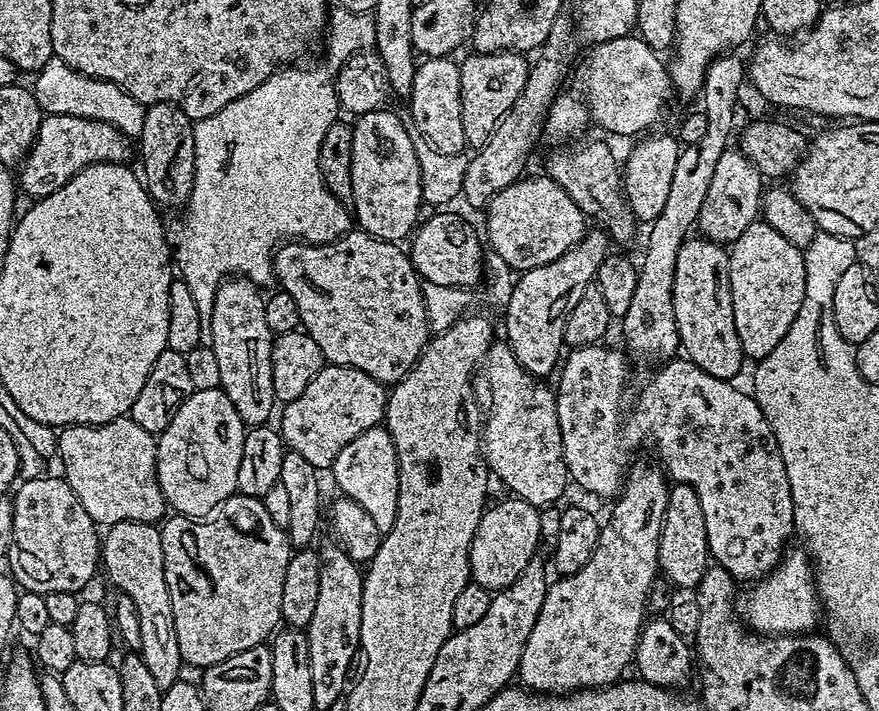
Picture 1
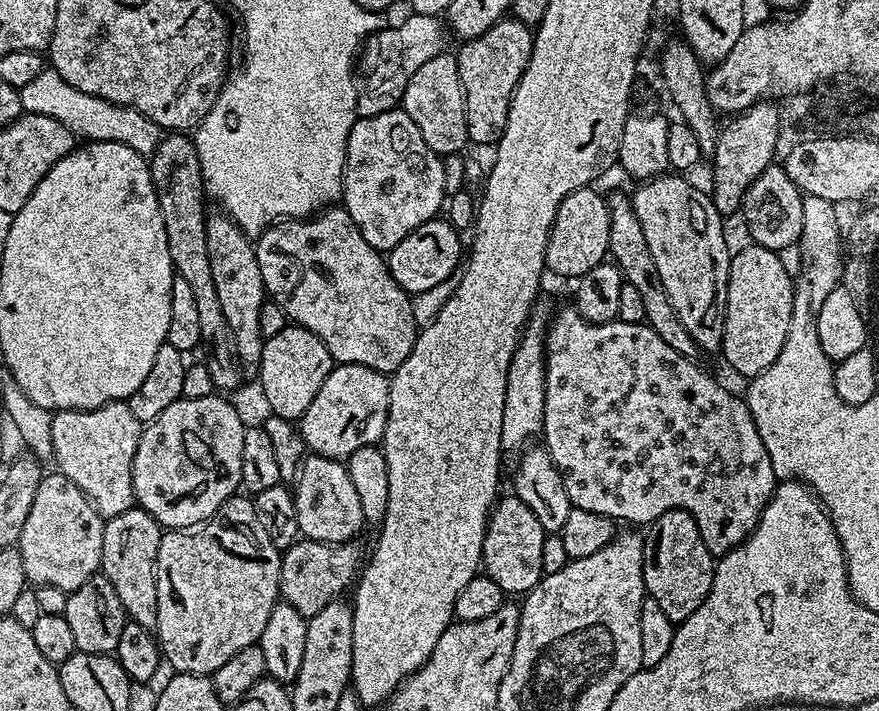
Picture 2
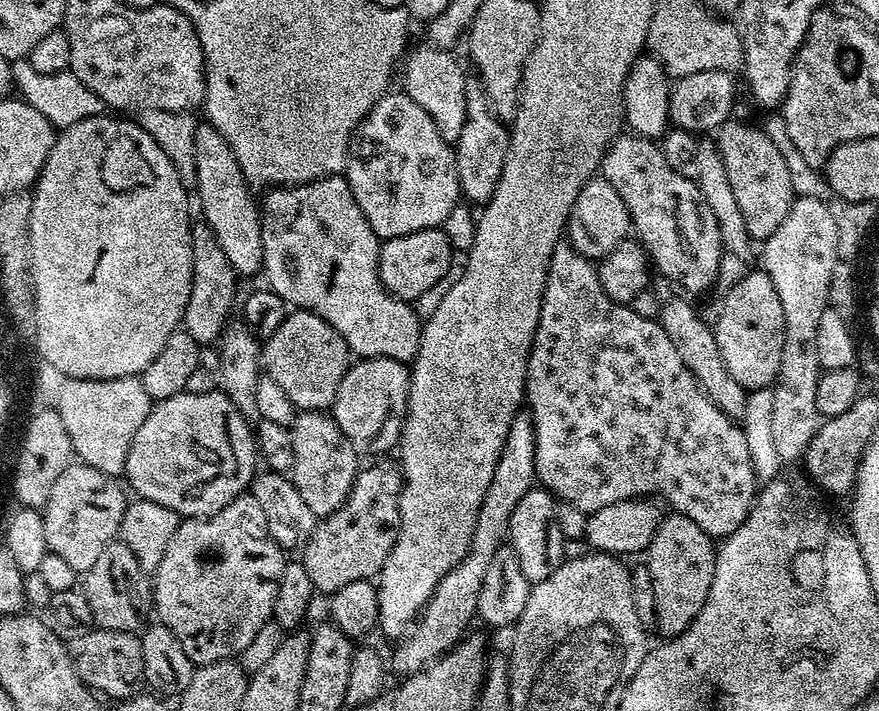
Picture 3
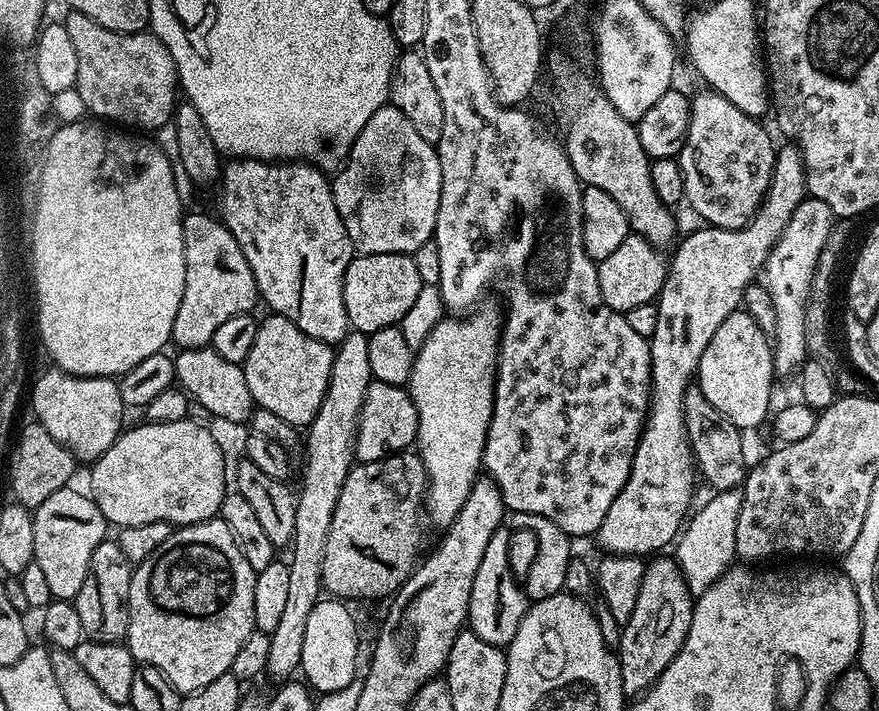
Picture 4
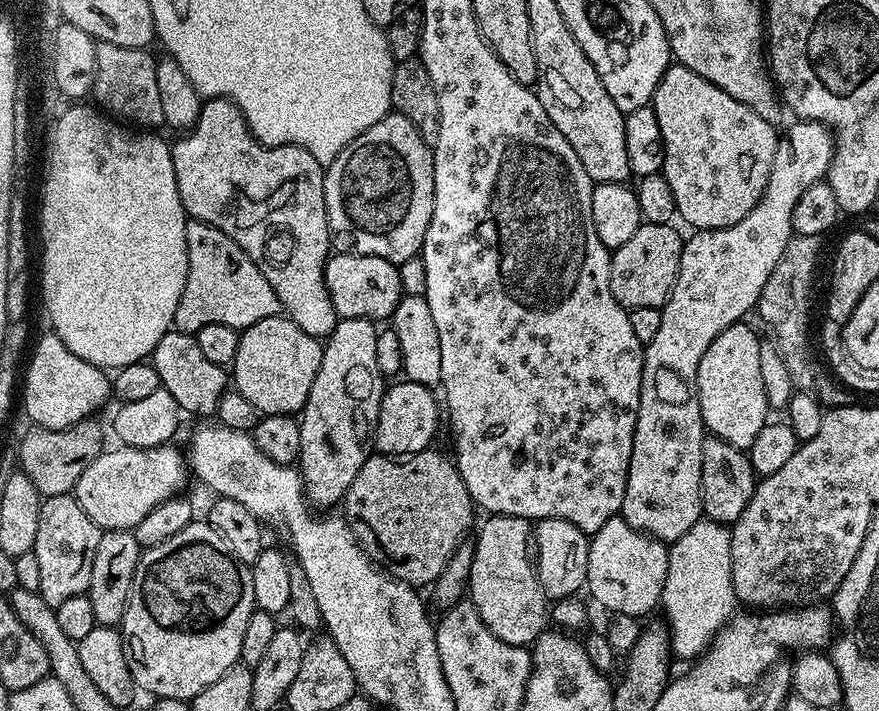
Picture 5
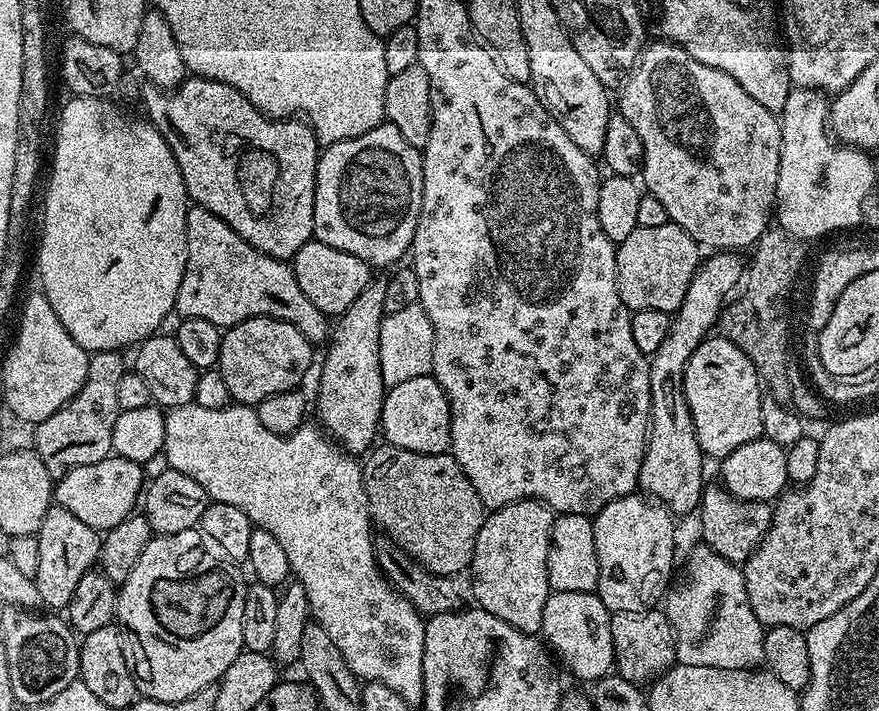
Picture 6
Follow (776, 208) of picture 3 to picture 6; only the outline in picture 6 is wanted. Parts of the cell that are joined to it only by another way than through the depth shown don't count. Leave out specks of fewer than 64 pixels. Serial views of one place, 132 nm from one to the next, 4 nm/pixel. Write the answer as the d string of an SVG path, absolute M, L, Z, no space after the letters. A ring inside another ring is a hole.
M656 38L653 44L652 41L645 43L636 67L628 73L618 91L619 115L624 116L626 122L638 130L638 138L642 138L642 184L647 195L658 198L669 221L686 230L686 234L705 249L751 249L761 234L768 231L774 216L782 146L777 113L750 98L730 74L722 74L722 70L714 70L714 66L706 66L698 62L698 58L690 58L686 50L663 38Z

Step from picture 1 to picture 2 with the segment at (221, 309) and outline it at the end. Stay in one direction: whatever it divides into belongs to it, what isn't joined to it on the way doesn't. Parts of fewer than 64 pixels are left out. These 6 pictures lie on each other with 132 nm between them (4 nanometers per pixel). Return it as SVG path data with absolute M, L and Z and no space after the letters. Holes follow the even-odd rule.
M213 211L206 222L206 250L210 254L210 270L214 270L214 286L218 289L218 303L222 306L222 314L226 314L226 322L232 331L232 342L236 347L236 359L245 369L259 369L260 355L265 337L260 334L260 315L266 299L262 282L261 257L256 257L252 249L253 241L223 211Z

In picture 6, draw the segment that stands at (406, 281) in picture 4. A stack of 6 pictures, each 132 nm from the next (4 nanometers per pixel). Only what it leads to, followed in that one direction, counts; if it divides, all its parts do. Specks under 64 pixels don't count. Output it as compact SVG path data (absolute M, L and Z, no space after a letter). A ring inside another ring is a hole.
M310 239L298 254L293 256L290 261L292 273L298 278L298 286L302 286L302 294L318 306L324 315L329 318L339 317L341 312L345 312L366 290L369 280L373 279L373 269L362 258L354 254L346 254L346 250L334 250L334 246L326 246L321 240Z

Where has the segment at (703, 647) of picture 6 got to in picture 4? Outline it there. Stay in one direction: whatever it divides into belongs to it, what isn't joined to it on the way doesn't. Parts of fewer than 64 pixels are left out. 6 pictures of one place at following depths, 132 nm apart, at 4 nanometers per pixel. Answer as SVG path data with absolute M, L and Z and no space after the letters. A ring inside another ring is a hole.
M732 489L713 495L697 513L691 515L676 542L675 559L683 570L688 588L701 594L723 576L736 558L737 524L741 514L743 491Z

